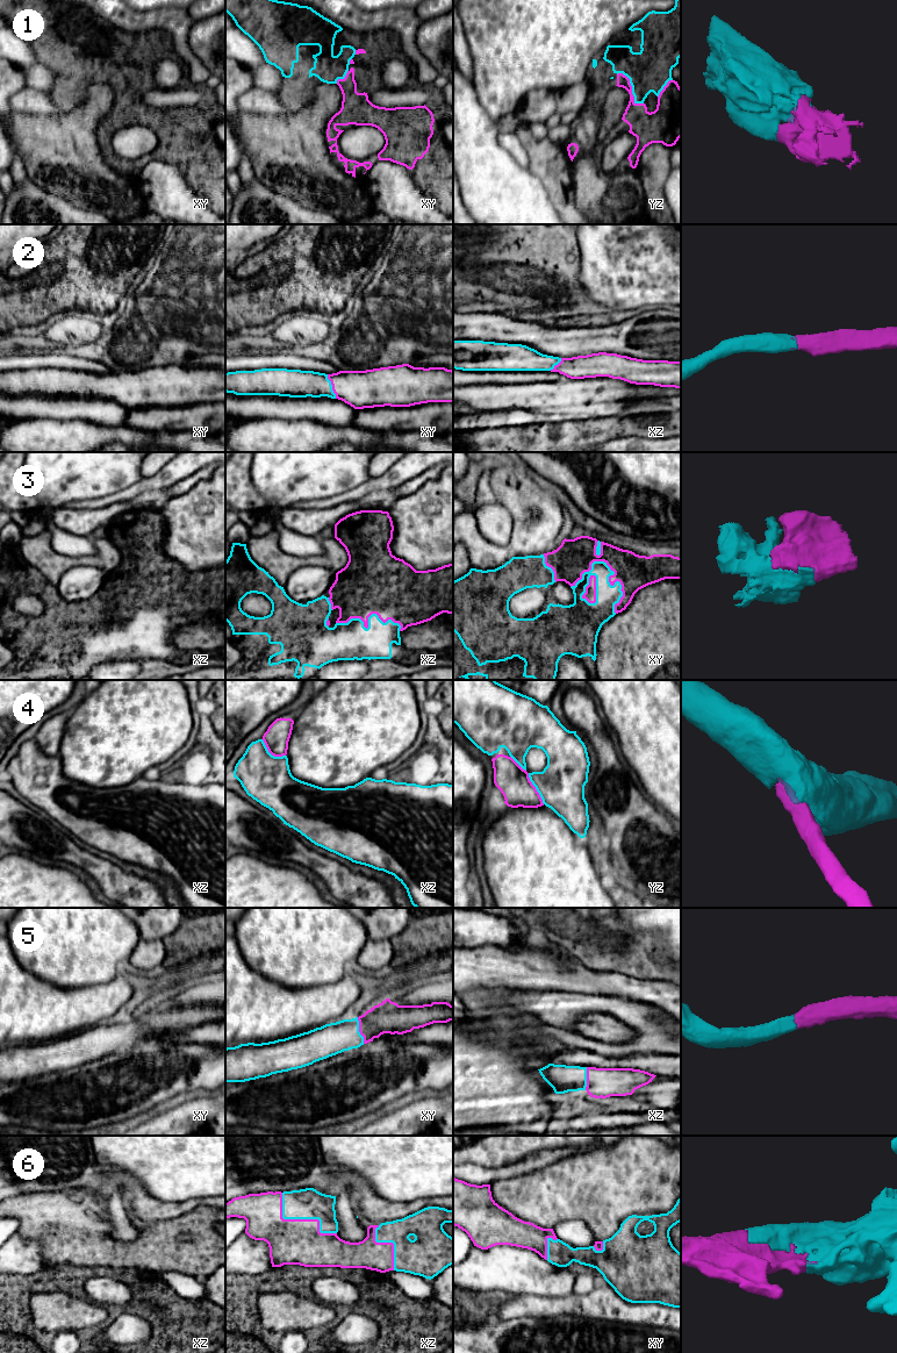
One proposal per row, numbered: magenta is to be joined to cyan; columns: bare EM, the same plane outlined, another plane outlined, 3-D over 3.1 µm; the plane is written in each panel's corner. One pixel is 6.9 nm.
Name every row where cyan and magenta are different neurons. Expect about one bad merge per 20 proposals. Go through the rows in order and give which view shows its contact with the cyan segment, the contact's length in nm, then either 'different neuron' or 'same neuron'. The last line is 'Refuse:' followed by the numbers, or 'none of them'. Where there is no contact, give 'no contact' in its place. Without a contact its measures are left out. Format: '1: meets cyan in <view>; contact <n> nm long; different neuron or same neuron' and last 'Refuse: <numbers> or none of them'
1: meets cyan in yz; contact 280 nm long; same neuron
2: meets cyan in xy; contact 180 nm long; same neuron
3: meets cyan in xy; contact 400 nm long; same neuron
4: meets cyan in yz; contact 240 nm long; same neuron
5: meets cyan in xy; contact 190 nm long; same neuron
6: meets cyan in xz; contact 480 nm long; same neuron
Refuse: none of them

